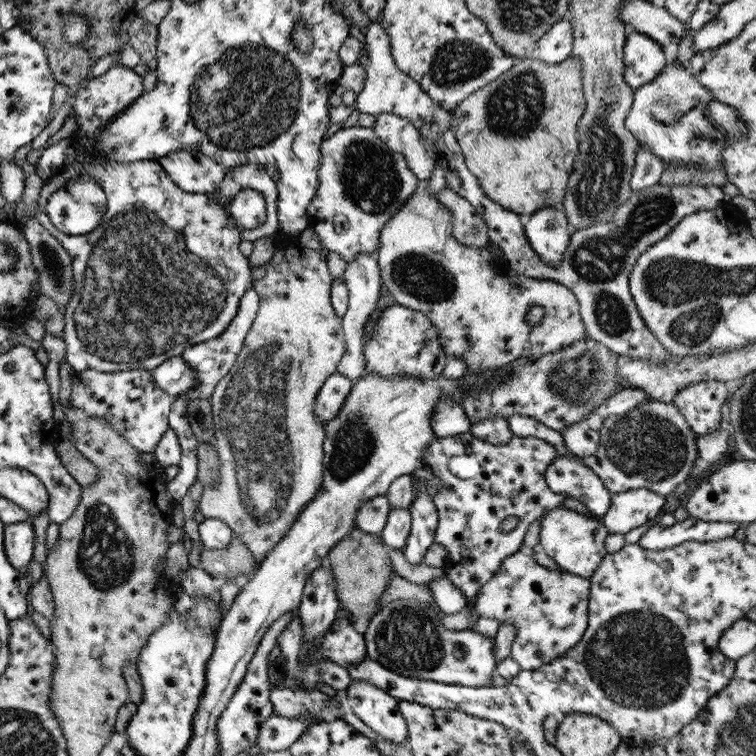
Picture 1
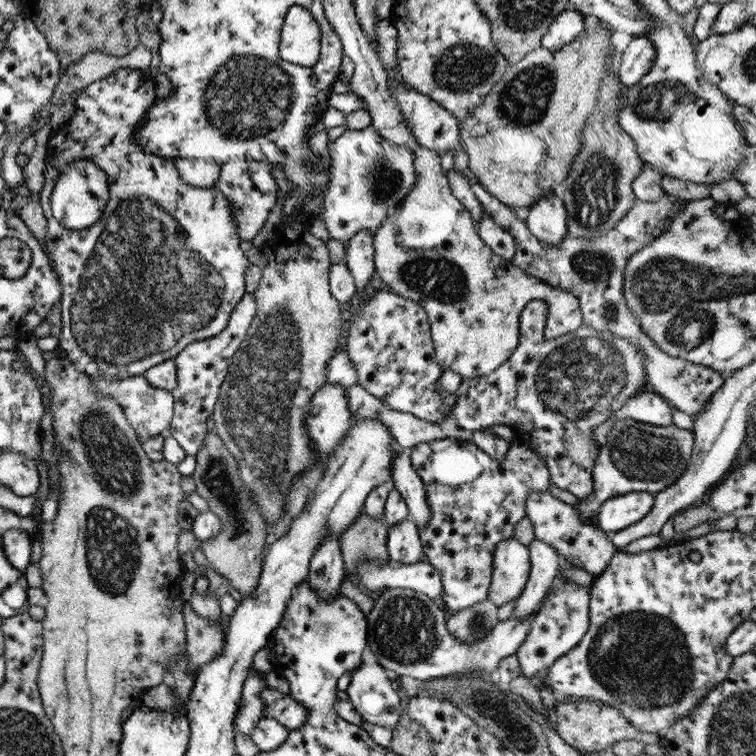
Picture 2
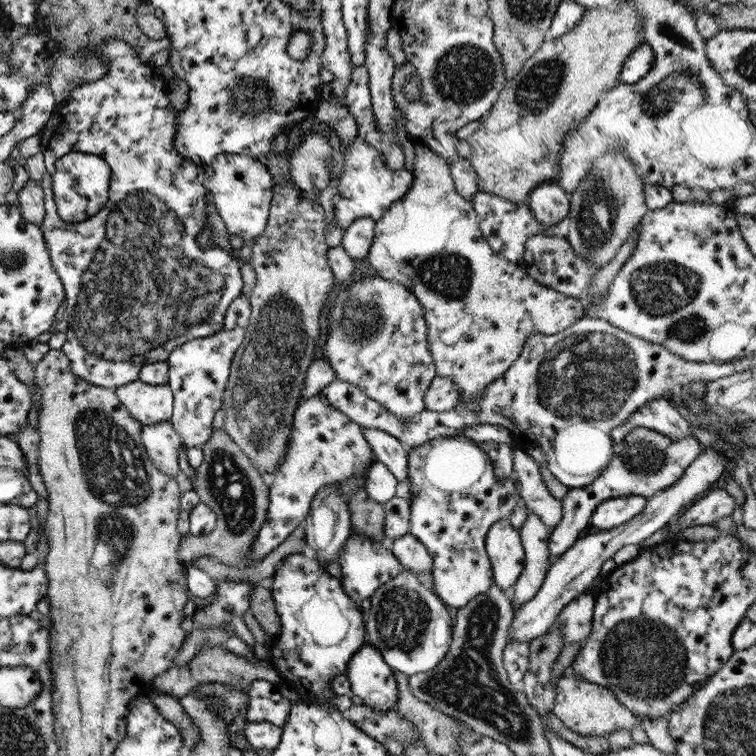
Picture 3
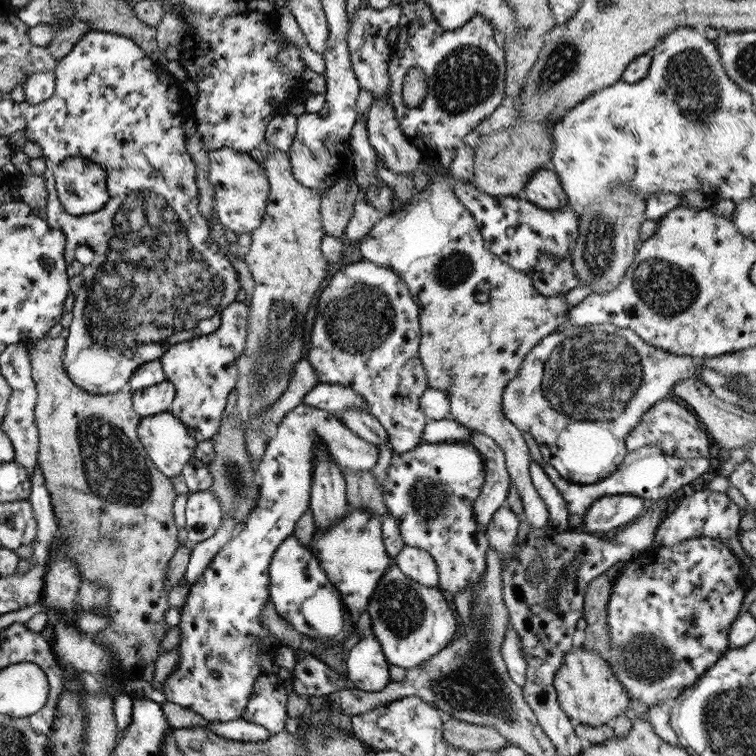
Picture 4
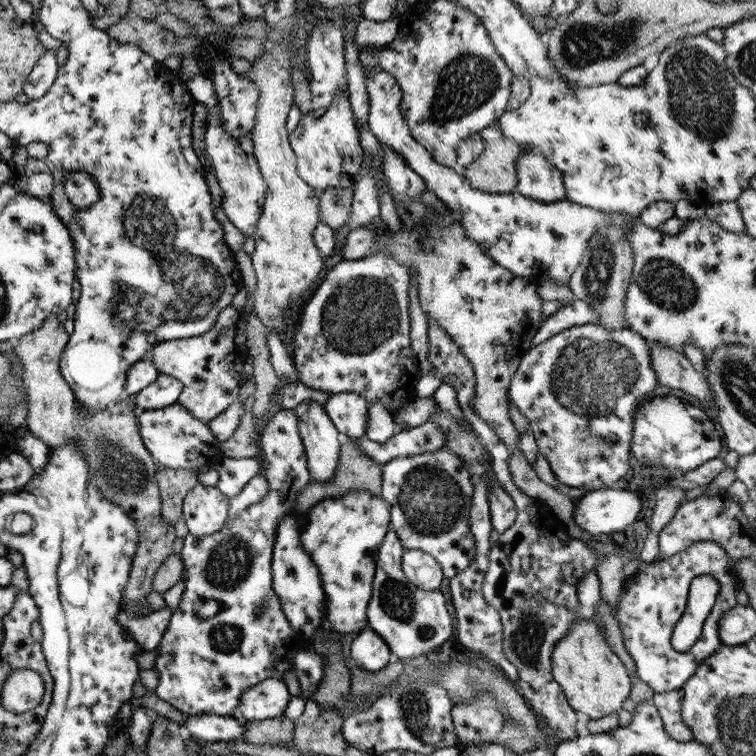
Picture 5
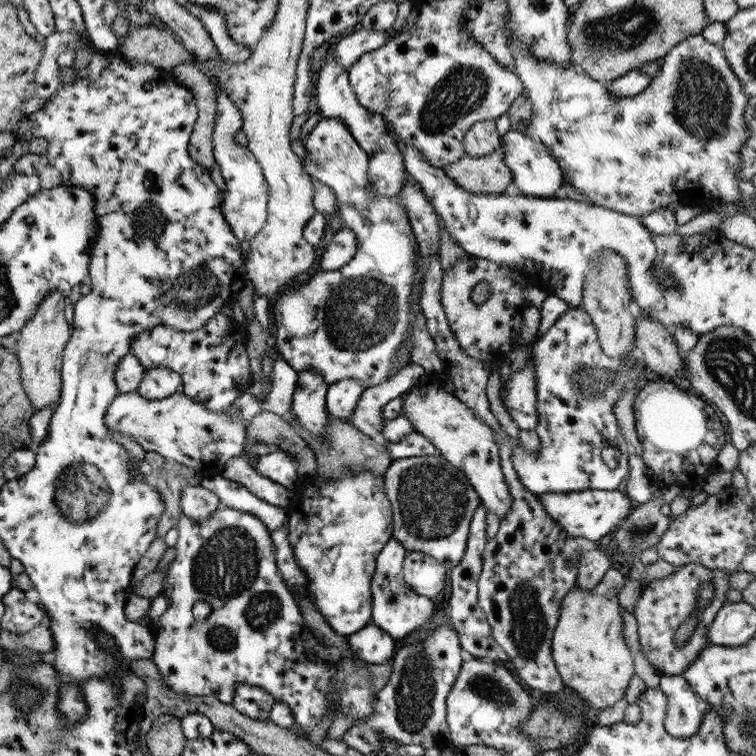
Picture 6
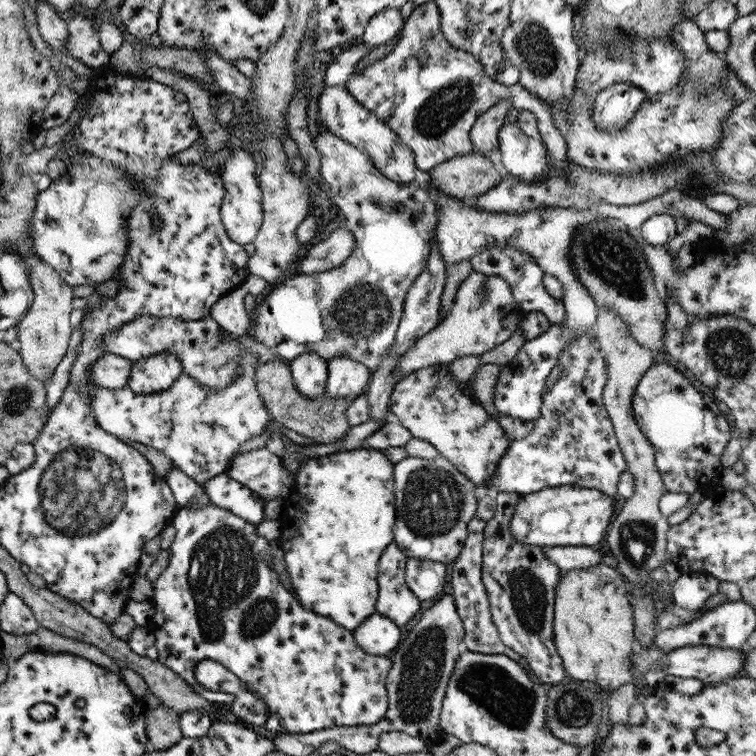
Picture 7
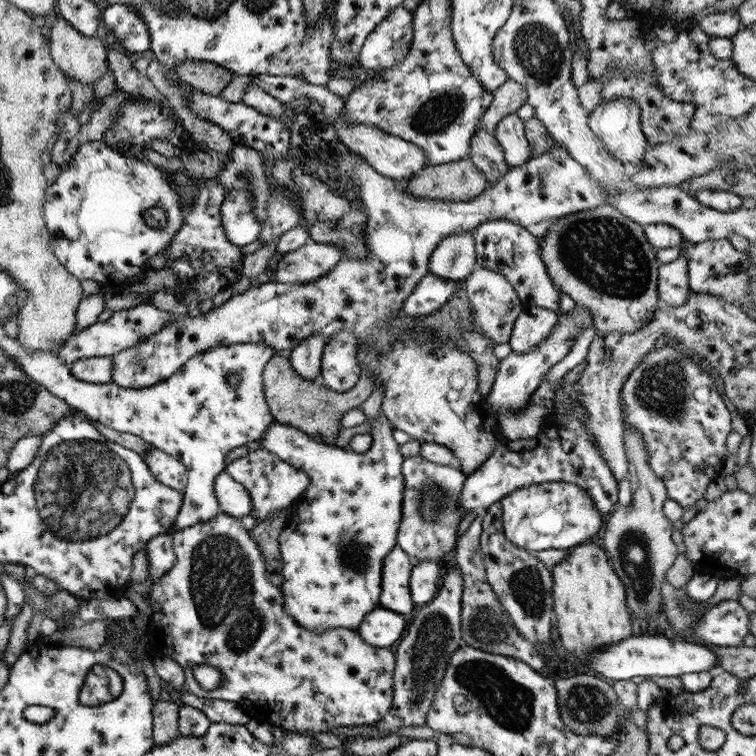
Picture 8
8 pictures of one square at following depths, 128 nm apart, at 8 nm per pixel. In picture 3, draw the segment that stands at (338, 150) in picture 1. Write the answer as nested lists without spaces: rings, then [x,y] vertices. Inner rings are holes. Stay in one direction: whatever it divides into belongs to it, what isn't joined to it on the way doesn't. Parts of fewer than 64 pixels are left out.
[[[357,135],[347,140],[347,143],[341,144],[340,152],[343,156],[343,167],[339,174],[337,193],[331,198],[331,206],[335,224],[344,231],[357,218],[379,220],[383,213],[409,190],[414,176],[405,168],[385,167],[383,155]]]

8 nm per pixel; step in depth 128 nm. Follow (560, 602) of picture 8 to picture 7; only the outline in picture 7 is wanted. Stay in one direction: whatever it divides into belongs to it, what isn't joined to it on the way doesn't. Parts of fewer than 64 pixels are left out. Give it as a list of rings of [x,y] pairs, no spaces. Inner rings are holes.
[[[602,562],[587,571],[562,572],[555,588],[552,639],[565,675],[591,682],[607,696],[633,680],[629,658],[636,643],[628,590],[623,576]]]

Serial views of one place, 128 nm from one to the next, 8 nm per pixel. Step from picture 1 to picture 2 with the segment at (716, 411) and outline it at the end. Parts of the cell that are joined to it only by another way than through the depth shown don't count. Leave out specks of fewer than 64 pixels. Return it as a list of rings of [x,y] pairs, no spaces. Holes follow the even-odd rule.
[[[457,146],[453,152],[453,168],[459,170],[463,178],[467,178],[469,188],[473,196],[477,198],[482,212],[489,214],[497,226],[507,230],[514,240],[515,253],[509,259],[510,263],[520,268],[525,274],[542,281],[544,284],[569,292],[577,301],[582,319],[582,325],[596,332],[607,332],[617,338],[625,338],[640,354],[642,368],[645,370],[647,388],[663,397],[673,409],[687,414],[695,421],[699,412],[709,402],[711,394],[723,384],[723,373],[697,364],[691,364],[685,360],[673,358],[662,352],[647,337],[640,328],[637,318],[628,310],[623,297],[623,268],[627,260],[641,250],[645,244],[649,244],[653,238],[657,238],[671,222],[671,218],[677,214],[677,210],[685,208],[687,201],[677,199],[673,195],[663,193],[657,201],[640,201],[635,199],[633,206],[627,213],[607,230],[607,233],[599,237],[573,237],[563,236],[559,244],[555,246],[543,246],[533,236],[510,207],[493,198],[478,182],[475,175],[467,166],[466,152],[461,146]]]

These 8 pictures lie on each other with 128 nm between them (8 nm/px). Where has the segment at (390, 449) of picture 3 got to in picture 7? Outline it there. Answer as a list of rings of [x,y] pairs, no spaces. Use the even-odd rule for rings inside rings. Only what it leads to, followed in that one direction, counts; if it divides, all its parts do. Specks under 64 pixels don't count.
[[[334,357],[326,366],[325,392],[331,398],[355,398],[367,386],[371,377],[365,366],[346,357]]]

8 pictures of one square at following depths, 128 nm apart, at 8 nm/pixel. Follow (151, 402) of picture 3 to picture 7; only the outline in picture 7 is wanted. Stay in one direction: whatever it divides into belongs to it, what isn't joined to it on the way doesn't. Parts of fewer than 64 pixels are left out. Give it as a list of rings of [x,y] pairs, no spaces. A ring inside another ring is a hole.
[[[172,353],[157,354],[133,362],[127,388],[135,394],[155,394],[167,390],[181,372],[177,358]]]

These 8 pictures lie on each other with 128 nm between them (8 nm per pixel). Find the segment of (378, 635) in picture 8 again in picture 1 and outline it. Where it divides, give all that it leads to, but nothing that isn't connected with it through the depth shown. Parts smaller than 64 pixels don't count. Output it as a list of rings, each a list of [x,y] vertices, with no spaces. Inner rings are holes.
[[[351,680],[343,694],[345,708],[381,739],[399,746],[408,736],[405,720],[397,710],[398,700],[387,692],[363,680]]]

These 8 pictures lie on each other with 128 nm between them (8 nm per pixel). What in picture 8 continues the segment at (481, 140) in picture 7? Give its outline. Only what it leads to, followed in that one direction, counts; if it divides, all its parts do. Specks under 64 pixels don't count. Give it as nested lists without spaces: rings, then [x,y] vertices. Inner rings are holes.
[[[509,79],[505,80],[492,94],[493,97],[487,110],[481,115],[478,122],[480,128],[490,134],[494,132],[495,124],[501,117],[511,114],[527,102],[521,84]]]

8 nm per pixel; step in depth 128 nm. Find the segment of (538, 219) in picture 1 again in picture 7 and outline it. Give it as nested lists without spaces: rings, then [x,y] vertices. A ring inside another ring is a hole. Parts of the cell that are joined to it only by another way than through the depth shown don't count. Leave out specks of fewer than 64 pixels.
[[[505,121],[497,132],[499,162],[511,176],[521,182],[539,182],[547,176],[547,152],[539,137],[530,137],[521,132],[513,122]]]

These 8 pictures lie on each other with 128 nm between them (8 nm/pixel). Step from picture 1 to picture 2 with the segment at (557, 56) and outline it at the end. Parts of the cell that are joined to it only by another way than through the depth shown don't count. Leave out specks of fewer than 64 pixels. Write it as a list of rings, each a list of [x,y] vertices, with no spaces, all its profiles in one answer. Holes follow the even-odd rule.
[[[568,7],[555,16],[554,20],[547,26],[545,32],[541,35],[540,46],[547,50],[559,50],[565,44],[583,31],[583,15],[573,8]]]

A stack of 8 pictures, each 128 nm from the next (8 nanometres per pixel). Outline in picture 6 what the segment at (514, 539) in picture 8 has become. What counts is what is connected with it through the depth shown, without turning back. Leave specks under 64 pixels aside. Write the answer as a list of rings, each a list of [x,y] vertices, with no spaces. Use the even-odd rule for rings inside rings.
[[[583,490],[579,492],[545,492],[537,495],[545,513],[584,545],[603,543],[634,508],[625,493],[615,490]]]

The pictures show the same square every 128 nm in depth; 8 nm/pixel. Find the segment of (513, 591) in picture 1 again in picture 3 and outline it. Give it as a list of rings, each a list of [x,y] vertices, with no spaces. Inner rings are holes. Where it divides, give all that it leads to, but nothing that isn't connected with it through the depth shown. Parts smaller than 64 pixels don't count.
[[[499,520],[489,528],[484,538],[484,551],[488,556],[489,566],[492,569],[492,579],[495,586],[509,596],[512,586],[524,568],[524,552],[517,530],[511,528],[508,520]],[[588,590],[573,597],[559,611],[553,624],[559,626],[563,632],[563,645],[583,641],[591,632],[592,610],[595,604],[593,593]]]

